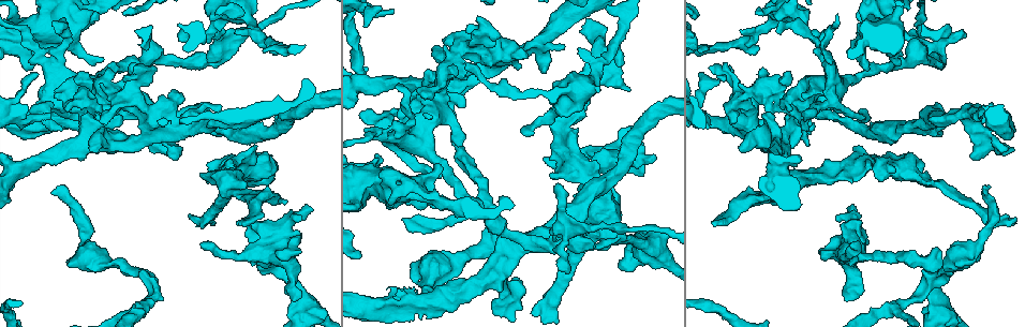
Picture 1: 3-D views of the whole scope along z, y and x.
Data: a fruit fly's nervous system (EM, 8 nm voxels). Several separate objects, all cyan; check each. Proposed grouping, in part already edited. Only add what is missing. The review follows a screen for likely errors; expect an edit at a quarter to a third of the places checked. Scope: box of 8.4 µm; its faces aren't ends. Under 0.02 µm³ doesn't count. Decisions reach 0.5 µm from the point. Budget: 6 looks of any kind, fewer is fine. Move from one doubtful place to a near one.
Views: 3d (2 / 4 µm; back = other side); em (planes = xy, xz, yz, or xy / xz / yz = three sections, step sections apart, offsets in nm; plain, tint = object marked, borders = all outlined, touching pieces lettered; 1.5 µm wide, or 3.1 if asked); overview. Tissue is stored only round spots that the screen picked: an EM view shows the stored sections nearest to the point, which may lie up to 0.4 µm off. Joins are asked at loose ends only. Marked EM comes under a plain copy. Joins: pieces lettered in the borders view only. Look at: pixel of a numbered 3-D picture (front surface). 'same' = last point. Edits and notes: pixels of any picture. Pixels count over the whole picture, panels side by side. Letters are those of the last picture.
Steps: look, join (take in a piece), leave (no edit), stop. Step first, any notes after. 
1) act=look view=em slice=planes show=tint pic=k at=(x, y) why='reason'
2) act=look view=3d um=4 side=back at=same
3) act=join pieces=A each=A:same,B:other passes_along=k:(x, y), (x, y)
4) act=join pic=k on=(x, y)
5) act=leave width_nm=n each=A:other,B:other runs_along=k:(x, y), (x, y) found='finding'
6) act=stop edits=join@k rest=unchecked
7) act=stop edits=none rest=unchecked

act=look view=em slice=planes show=borders pic=1 at=(847, 208) why='branch stops here'

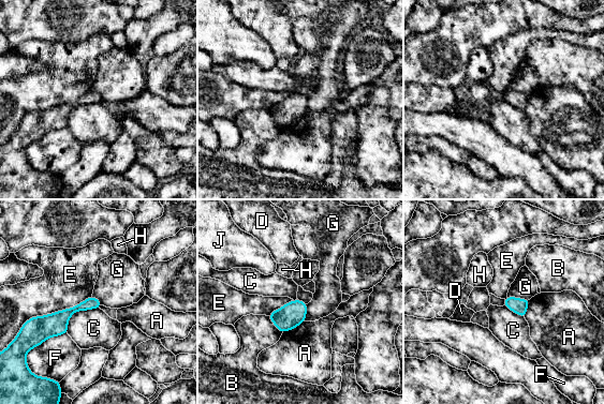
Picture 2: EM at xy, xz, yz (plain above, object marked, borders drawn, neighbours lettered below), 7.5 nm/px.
act=leave each=A:other,B:other,C:other,D:other,E:other,F:other,G:other,H:other,J:other border=2:(91, 295), (23, 324) found='no lettered piece goes on from it'

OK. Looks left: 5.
act=look view=3d um=2 pic=1 at=(923, 166) why='branch stops here'

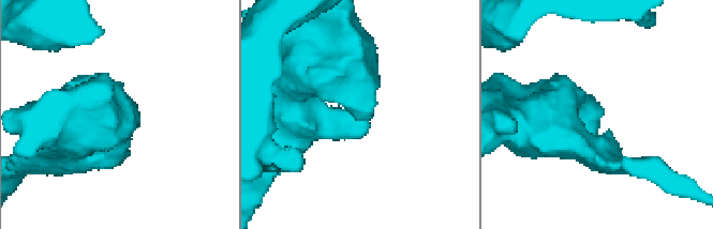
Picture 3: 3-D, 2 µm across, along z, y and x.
act=look view=em slice=planes show=tint pic=3 at=(360, 118)

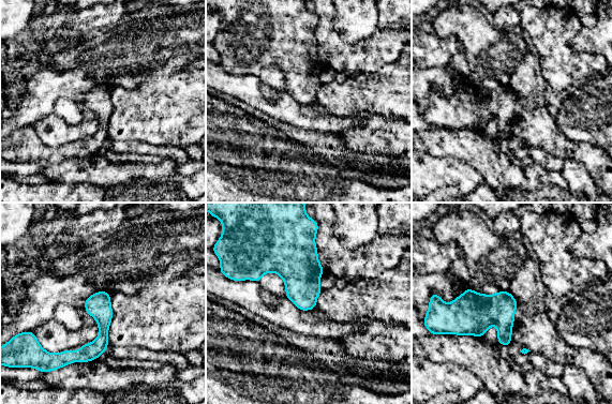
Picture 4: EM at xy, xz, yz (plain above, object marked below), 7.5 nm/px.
act=look view=em slice=planes show=borders at=same

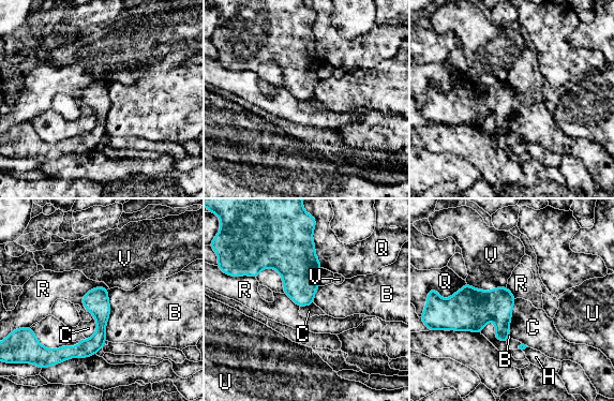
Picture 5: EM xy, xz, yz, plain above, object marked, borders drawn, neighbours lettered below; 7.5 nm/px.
act=leave each=B:other,C:other,H:other,Q:other,R:other,U:other,V:other runs_along=5:(105, 291), (101, 333), (61, 355) found='none of them fits'

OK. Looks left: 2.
act=look view=em slice=planes show=borders pic=1 at=(567, 273) why='branch stops here'

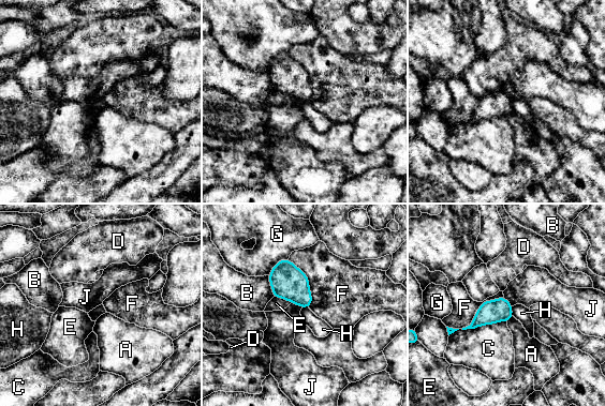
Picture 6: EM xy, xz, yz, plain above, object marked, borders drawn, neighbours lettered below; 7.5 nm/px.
act=leave each=A:other,B:other,C:other,D:other,E:other,F:other,G:other,H:other,J:other border=6:(511, 306), (513, 315) found='none of them fits'

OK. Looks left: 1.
act=stop edits=none rest=unchecked

